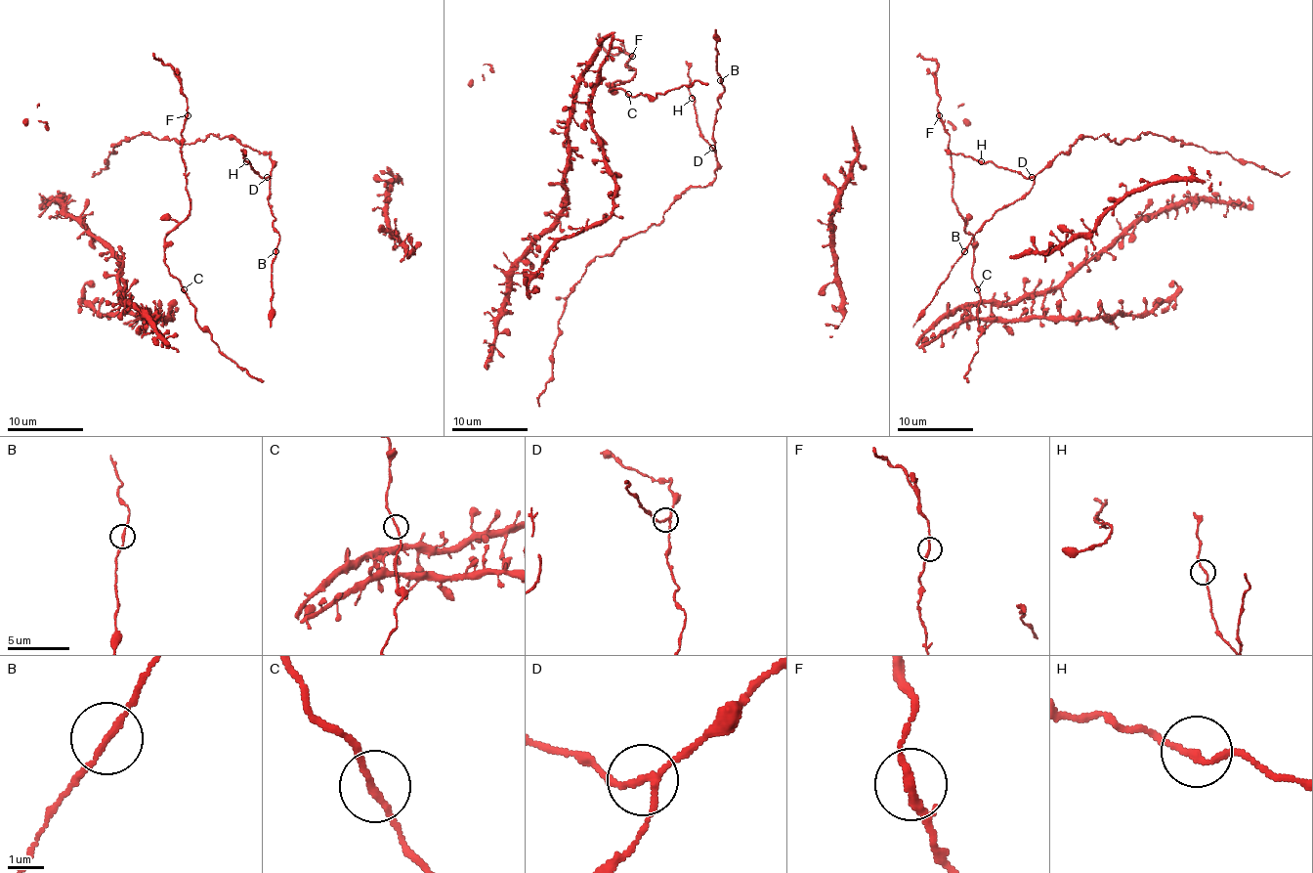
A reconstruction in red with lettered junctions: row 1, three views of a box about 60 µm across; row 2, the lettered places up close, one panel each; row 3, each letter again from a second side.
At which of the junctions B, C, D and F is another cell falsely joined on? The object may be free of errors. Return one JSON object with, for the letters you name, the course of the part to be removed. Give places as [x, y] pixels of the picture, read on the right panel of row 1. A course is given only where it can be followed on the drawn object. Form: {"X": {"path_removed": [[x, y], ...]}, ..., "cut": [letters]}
{"D": {"path_removed": [[1031, 176], [1027, 178], [1021, 173], [989, 161], [979, 163], [945, 150]]}, "cut": ["D"]}

